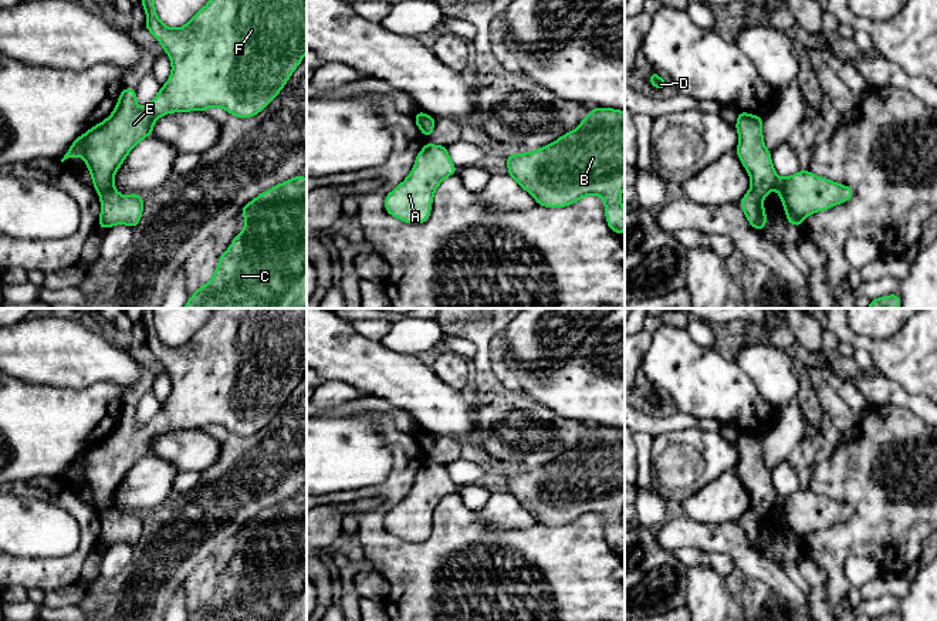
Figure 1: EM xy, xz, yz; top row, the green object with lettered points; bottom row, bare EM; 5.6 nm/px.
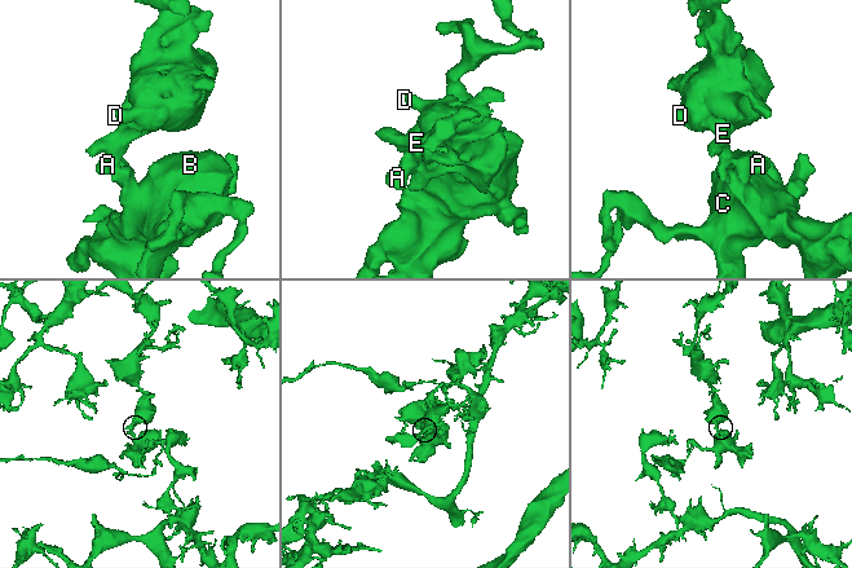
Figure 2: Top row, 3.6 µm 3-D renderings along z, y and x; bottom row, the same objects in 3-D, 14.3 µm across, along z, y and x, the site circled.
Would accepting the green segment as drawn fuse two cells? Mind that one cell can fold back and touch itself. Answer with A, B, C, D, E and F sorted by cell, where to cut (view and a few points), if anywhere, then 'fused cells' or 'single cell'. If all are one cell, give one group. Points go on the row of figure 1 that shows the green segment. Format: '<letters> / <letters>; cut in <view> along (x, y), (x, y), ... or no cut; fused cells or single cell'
A B C / D E F; cut in xy along (115, 191), (100, 195); fused cells

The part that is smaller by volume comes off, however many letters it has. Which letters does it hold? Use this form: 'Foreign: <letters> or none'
Foreign: A, B, C

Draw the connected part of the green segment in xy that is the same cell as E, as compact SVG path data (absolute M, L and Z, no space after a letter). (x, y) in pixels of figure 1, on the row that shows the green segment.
M155 0L141 4L146 11L145 27L169 55L172 74L143 108L136 105L135 90L124 88L114 112L78 136L61 159L84 158L98 195L116 192L116 171L126 155L152 135L156 119L210 107L240 118L254 117L278 95L307 54L307 0L210 0L180 28L166 27L159 20Z

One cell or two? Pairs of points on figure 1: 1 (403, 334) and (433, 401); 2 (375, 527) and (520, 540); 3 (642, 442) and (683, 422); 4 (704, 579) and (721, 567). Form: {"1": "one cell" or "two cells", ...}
{"1": "two cells", "2": "one cell", "3": "two cells", "4": "two cells"}

